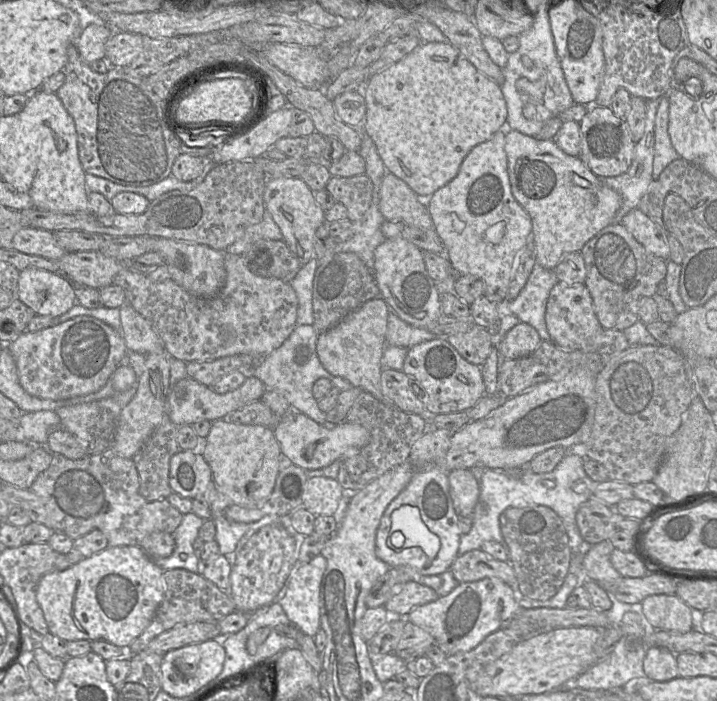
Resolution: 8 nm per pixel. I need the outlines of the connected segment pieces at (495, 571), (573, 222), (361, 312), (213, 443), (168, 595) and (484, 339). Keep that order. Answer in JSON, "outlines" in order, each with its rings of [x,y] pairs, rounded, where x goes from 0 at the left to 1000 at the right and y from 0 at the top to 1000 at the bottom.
{"outlines":[[[[672,783],[639,792],[628,815],[640,832],[692,823],[709,833],[721,849],[724,847],[721,823],[713,805],[681,792]]],[[[709,185],[704,215],[713,272],[720,287],[741,311],[748,375],[753,379],[774,384],[785,367],[795,361],[809,359],[821,342],[858,315],[861,301],[866,294],[866,280],[831,251],[809,224],[789,220],[773,200],[752,200],[722,187]]],[[[533,425],[515,428],[490,445],[471,464],[445,476],[441,504],[450,524],[463,535],[488,545],[520,563],[541,581],[552,581],[531,553],[533,511],[538,489],[541,434]]],[[[317,598],[301,599],[278,643],[294,668],[298,692],[324,719],[358,725],[378,706],[393,649],[381,611],[328,605]]],[[[245,810],[229,813],[227,825],[229,853],[209,890],[179,922],[177,934],[190,934],[202,927],[216,909],[247,892],[272,887],[304,889],[310,882],[329,870],[319,846],[310,843],[278,817]]],[[[661,465],[654,474],[628,478],[623,486],[653,516],[672,522],[683,506],[688,478],[674,466]]]]}

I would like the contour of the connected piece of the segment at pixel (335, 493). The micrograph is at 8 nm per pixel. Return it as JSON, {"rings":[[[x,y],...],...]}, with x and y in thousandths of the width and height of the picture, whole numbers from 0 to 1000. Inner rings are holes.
{"rings":[[[456,680],[431,682],[423,706],[425,726],[442,736],[464,736],[481,706],[470,683]]]}

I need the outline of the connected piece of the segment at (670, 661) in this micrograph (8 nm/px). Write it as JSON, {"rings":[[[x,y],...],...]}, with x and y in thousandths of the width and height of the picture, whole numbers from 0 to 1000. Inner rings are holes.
{"rings":[[[914,920],[904,924],[897,954],[900,964],[909,971],[932,971],[947,964],[943,933]]]}

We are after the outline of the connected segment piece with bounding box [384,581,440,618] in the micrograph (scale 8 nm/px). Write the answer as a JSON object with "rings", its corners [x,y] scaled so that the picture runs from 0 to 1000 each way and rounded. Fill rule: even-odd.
{"rings":[[[570,829],[559,836],[536,867],[547,880],[562,880],[580,866],[608,857],[611,847],[600,837],[580,829]]]}

